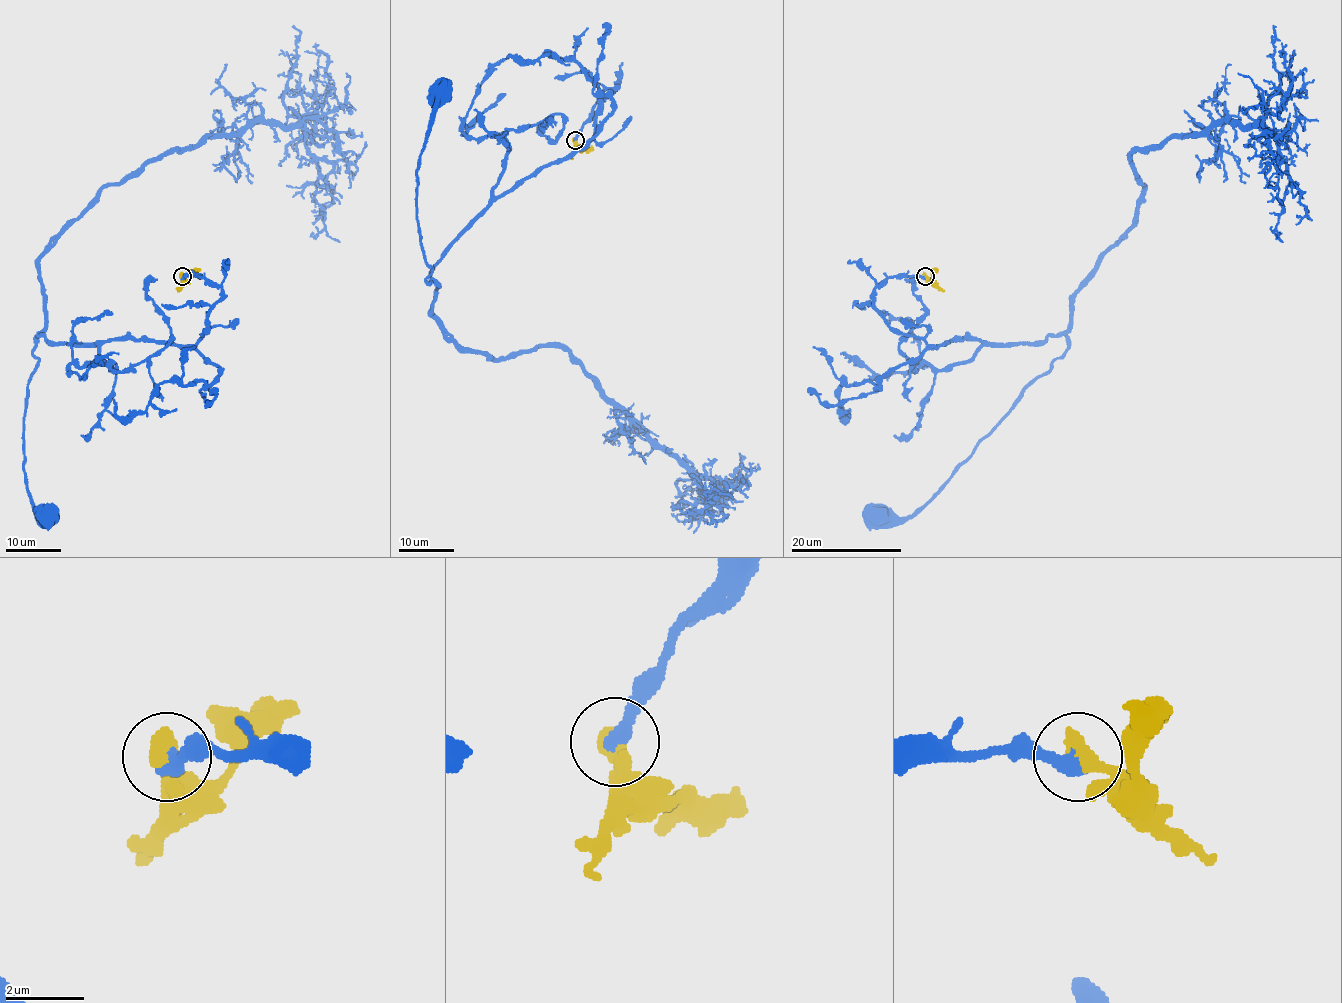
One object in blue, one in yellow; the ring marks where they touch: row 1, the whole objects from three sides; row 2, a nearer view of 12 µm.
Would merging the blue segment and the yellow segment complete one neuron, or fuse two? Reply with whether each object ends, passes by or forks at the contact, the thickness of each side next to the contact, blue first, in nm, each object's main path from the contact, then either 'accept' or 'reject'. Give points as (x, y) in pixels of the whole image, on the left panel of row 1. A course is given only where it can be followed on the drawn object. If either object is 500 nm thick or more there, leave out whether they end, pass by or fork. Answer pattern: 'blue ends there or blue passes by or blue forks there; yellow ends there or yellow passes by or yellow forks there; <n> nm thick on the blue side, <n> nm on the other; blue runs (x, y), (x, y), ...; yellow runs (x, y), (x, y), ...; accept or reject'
360 nm thick on the blue side, 550 nm on the other; blue runs (182, 276), (221, 288), (194, 344), (52, 344), (37, 334), (25, 483), (33, 510), (48, 515); yellow runs (182, 276), (189, 279), (200, 268); accept

